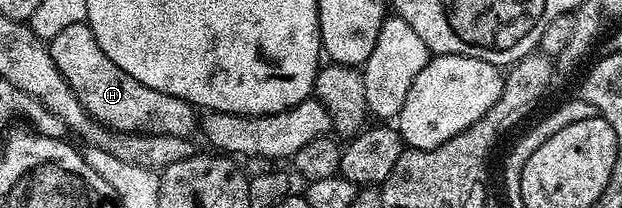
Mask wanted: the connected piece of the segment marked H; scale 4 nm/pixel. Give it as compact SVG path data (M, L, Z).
M85 21L72 23L72 27L60 31L60 35L56 35L50 40L48 48L52 59L58 64L58 70L69 79L80 103L98 124L114 130L115 133L155 133L156 135L189 138L193 129L195 132L195 106L188 104L187 101L176 95L168 95L164 91L144 87L144 83L140 83L140 79L132 79L132 75L128 75L128 71L120 71L120 67L116 67L116 63L112 63L112 59L108 59L108 55L104 55L104 51L100 51L100 43L96 43L96 35L92 35L92 31Z

